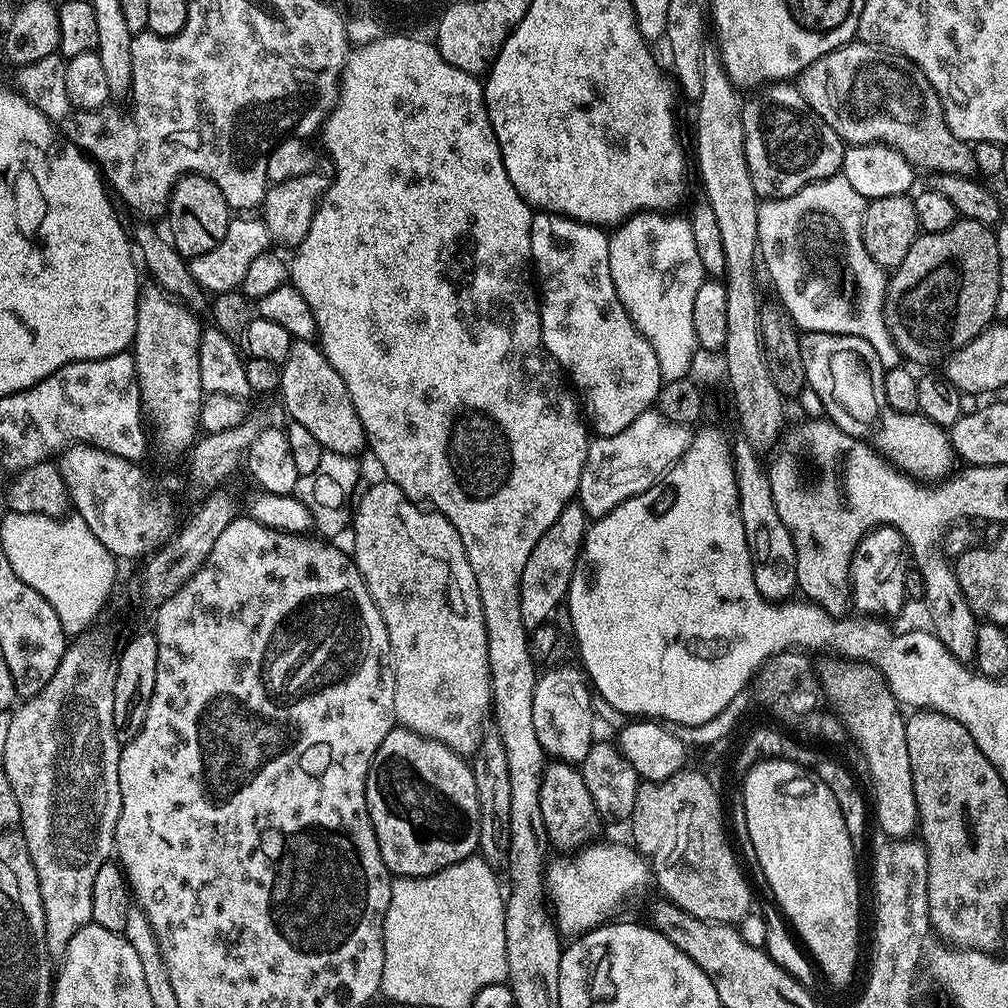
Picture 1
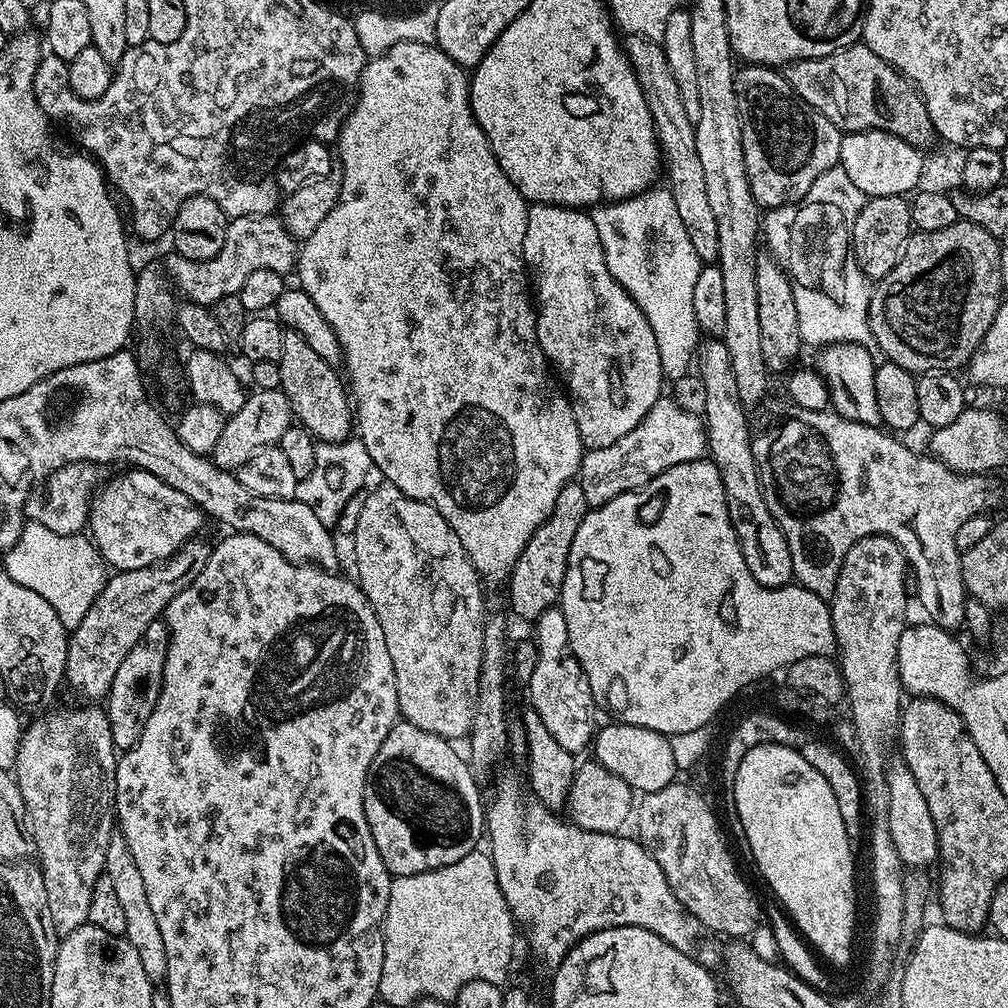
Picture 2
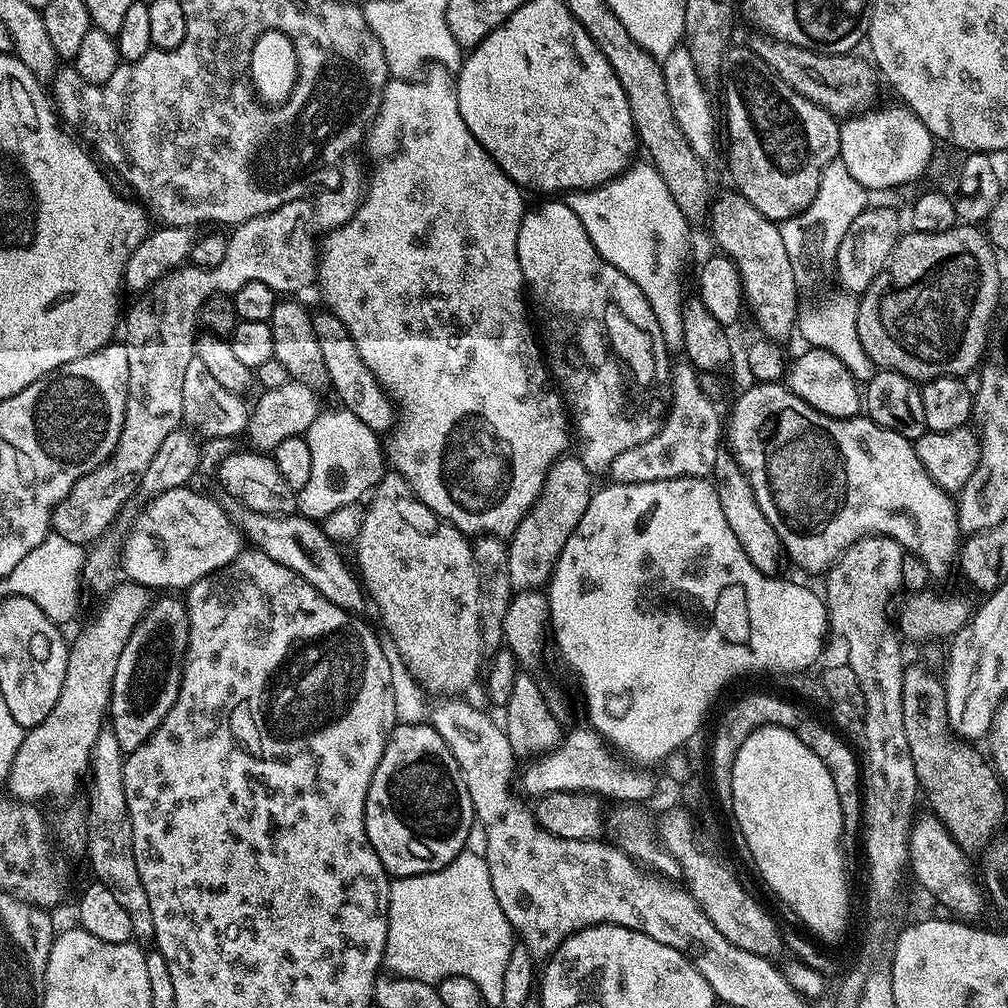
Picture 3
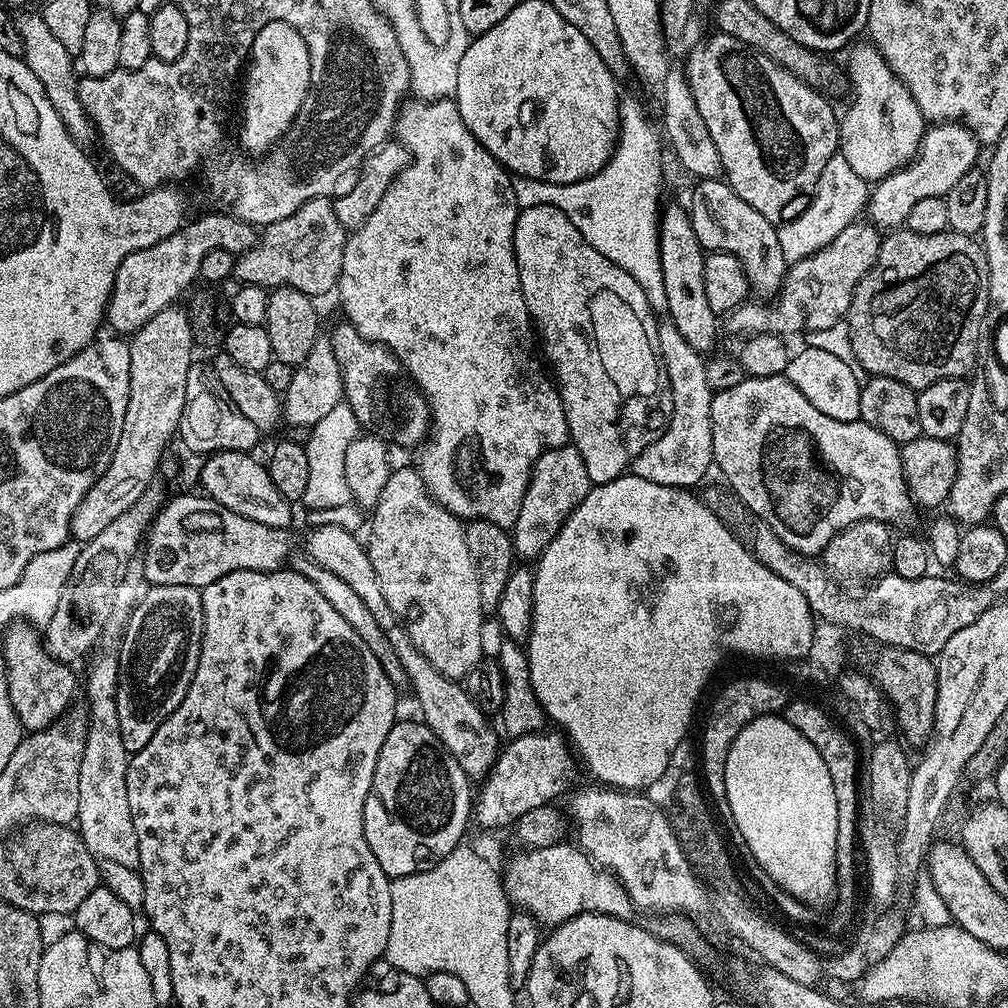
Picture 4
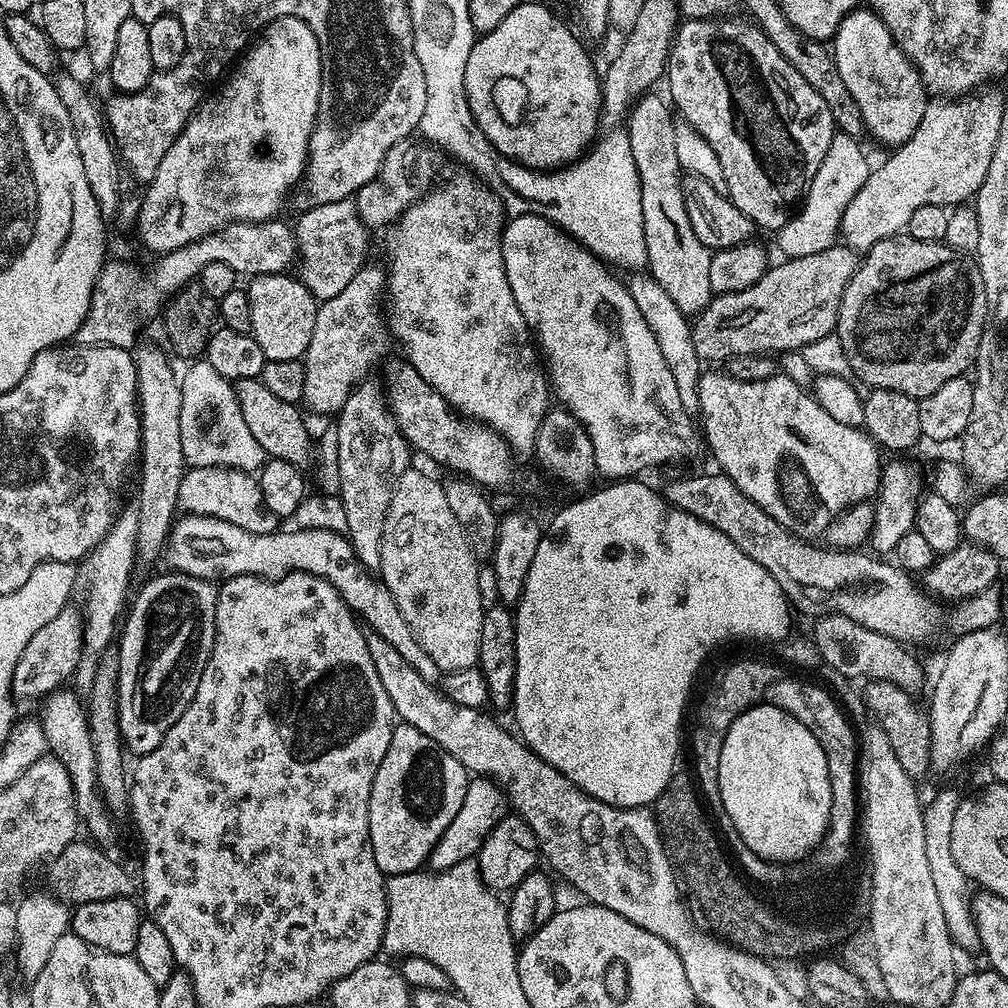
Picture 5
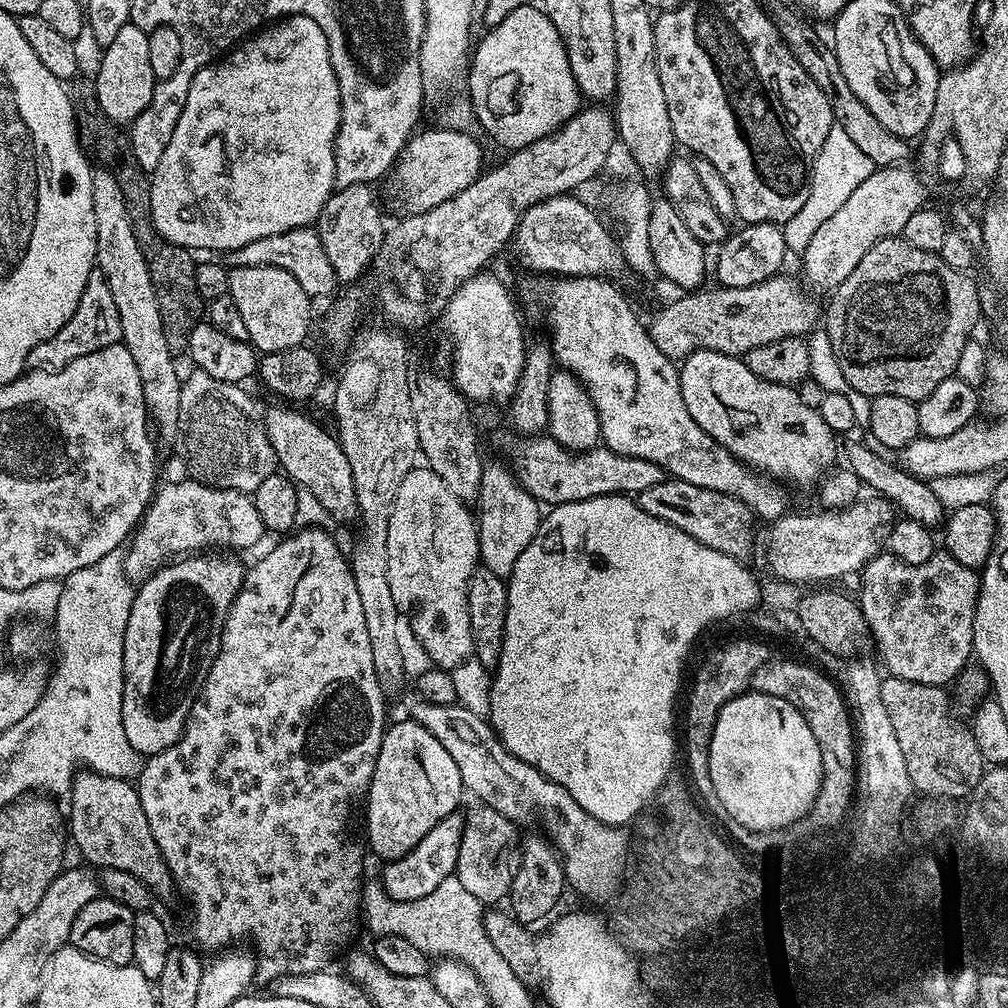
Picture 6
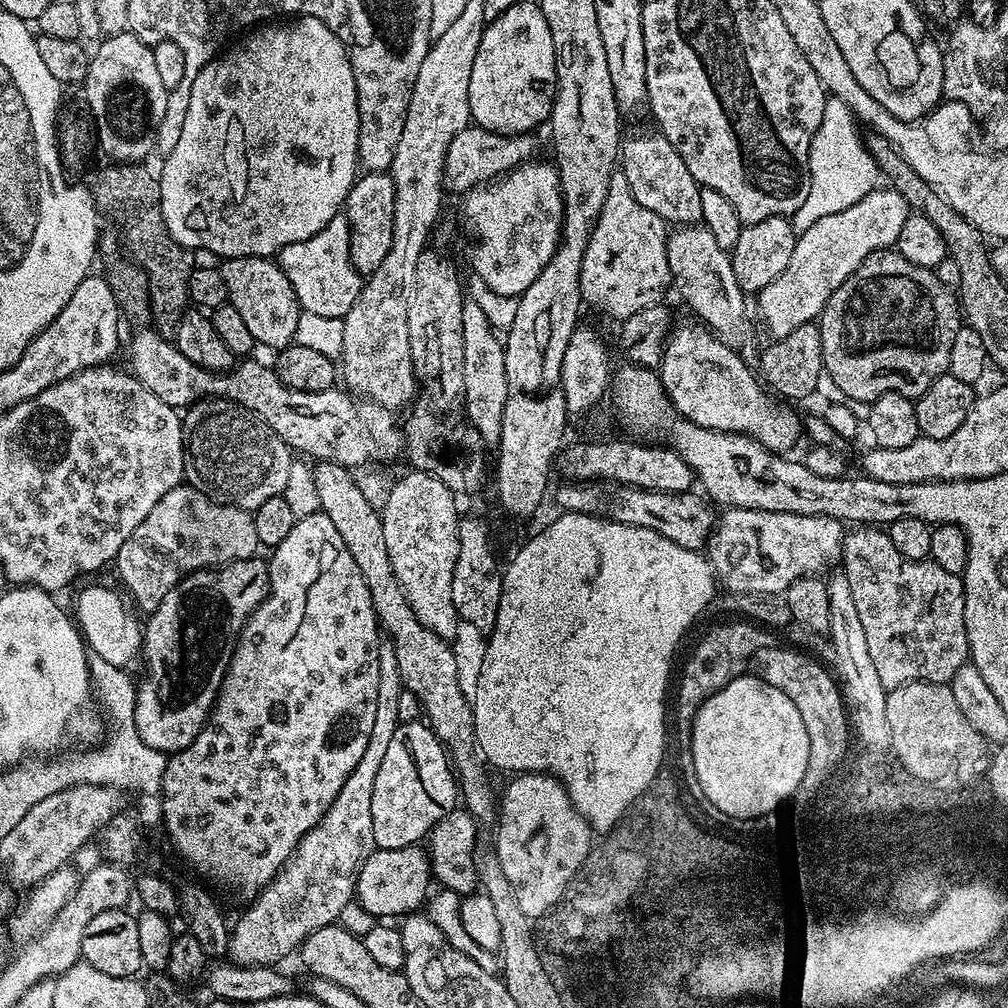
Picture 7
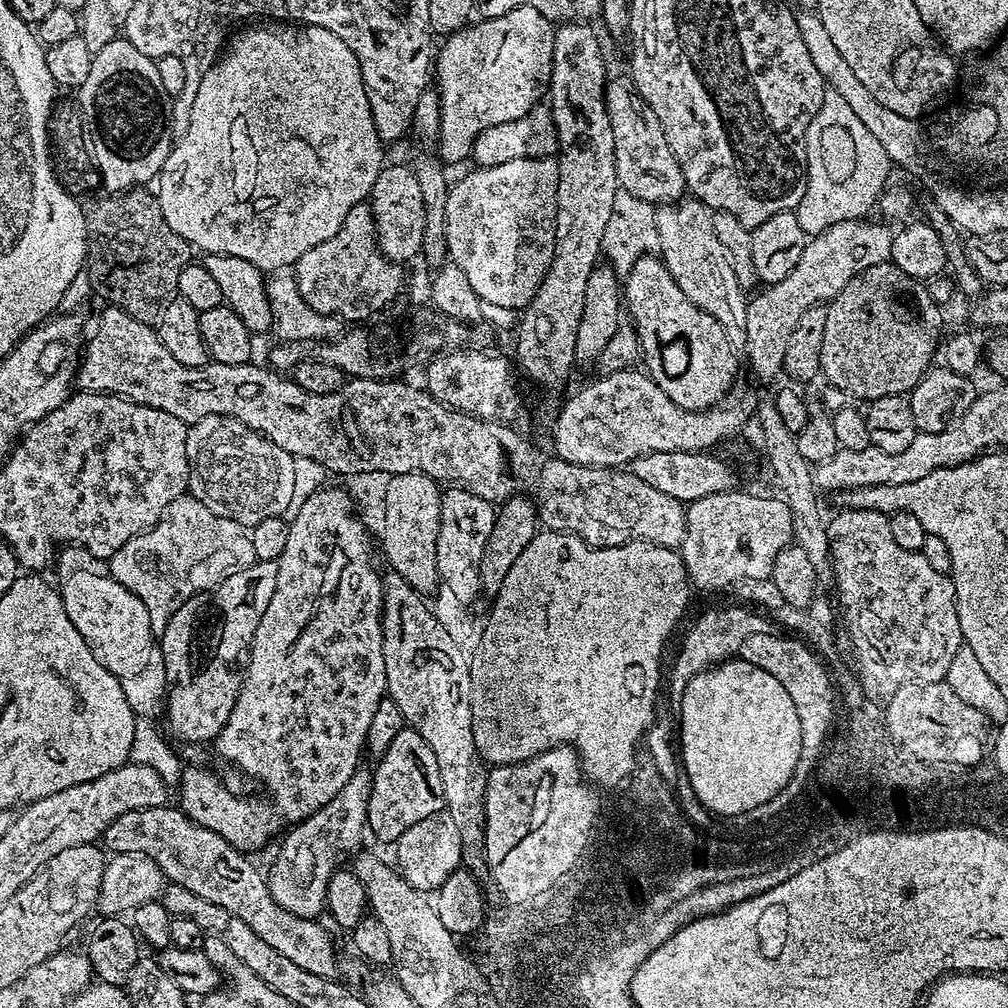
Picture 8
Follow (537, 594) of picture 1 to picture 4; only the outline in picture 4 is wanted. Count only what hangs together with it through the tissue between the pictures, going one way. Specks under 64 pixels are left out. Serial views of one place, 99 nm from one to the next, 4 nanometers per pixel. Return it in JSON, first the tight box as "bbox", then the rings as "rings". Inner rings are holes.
{"bbox":[510,446,593,562],"rings":[[[575,446],[551,448],[540,455],[532,467],[532,476],[528,479],[528,489],[522,498],[518,518],[510,529],[515,555],[519,559],[521,556],[524,562],[539,558],[546,546],[550,546],[558,530],[562,530],[566,518],[570,518],[570,514],[593,486],[590,474],[586,474],[582,454]]]}

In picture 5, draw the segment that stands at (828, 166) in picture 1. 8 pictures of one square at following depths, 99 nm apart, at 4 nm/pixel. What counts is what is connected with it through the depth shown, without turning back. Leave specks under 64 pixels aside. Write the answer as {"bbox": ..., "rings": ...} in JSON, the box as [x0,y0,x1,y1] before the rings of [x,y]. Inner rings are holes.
{"bbox":[666,18,838,230],"rings":[[[728,18],[685,19],[679,25],[668,50],[666,83],[668,82],[669,93],[667,92],[667,95],[670,97],[679,119],[685,124],[694,126],[694,130],[698,130],[698,134],[702,134],[702,138],[706,138],[706,142],[710,142],[714,154],[718,154],[718,162],[722,162],[722,174],[726,178],[728,199],[734,202],[734,206],[738,206],[738,210],[742,210],[742,214],[746,214],[746,218],[752,220],[757,229],[779,230],[790,219],[788,207],[792,203],[795,205],[803,197],[804,193],[808,191],[808,184],[814,178],[814,174],[818,174],[818,166],[822,166],[822,158],[826,158],[826,150],[830,150],[830,142],[832,137],[837,135],[838,129],[835,122],[832,121],[830,106],[826,106],[826,102],[822,102],[822,94],[818,94],[818,90],[814,90],[814,86],[810,86],[810,82],[806,82],[806,78],[802,78],[802,74],[798,74],[798,70],[794,70],[794,66],[790,66],[790,62],[786,62],[786,58],[782,58],[782,54],[778,54],[774,42],[770,42],[770,38],[766,38],[766,34],[761,30],[759,24],[748,18],[743,18],[744,20],[724,19]]]}

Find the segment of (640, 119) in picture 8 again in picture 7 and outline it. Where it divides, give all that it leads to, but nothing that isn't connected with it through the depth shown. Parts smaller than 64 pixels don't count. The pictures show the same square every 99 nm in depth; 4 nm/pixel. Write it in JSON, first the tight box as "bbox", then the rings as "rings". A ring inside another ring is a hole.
{"bbox":[622,131,702,226],"rings":[[[659,131],[632,136],[622,144],[622,171],[630,184],[630,192],[647,210],[658,214],[672,226],[700,224],[702,221],[701,185],[686,170],[686,162],[678,158],[678,150]]]}

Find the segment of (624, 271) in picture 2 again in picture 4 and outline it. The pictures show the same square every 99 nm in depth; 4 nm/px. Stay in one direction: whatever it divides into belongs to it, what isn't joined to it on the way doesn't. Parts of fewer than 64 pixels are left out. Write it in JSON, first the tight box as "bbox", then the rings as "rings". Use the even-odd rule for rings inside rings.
{"bbox":[512,95,666,310],"rings":[[[625,95],[620,102],[620,136],[611,160],[585,180],[569,184],[551,184],[538,178],[517,176],[512,181],[517,209],[545,204],[554,206],[578,226],[578,234],[598,250],[614,266],[622,266],[646,294],[653,310],[666,309],[666,282],[662,282],[660,257],[660,187],[664,176],[660,173],[661,137],[652,129],[644,114],[644,104],[636,96]]]}

